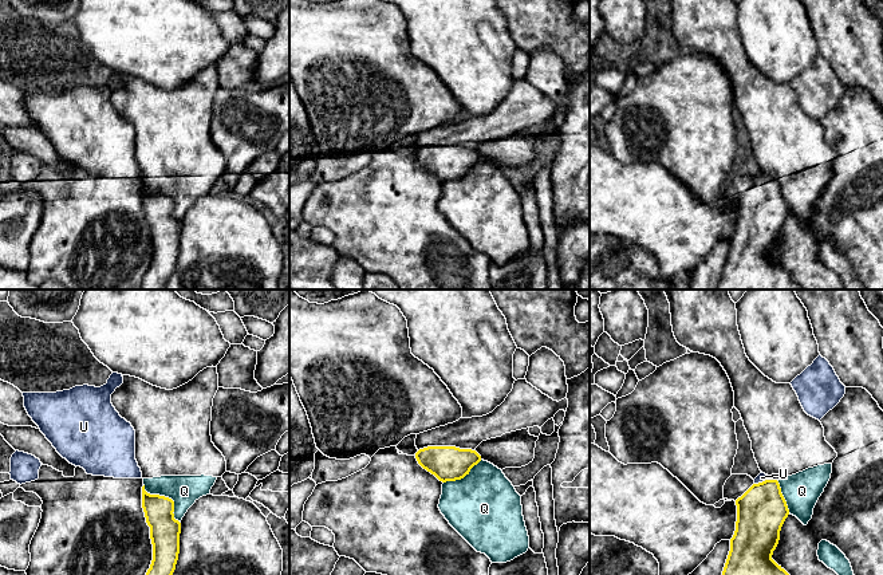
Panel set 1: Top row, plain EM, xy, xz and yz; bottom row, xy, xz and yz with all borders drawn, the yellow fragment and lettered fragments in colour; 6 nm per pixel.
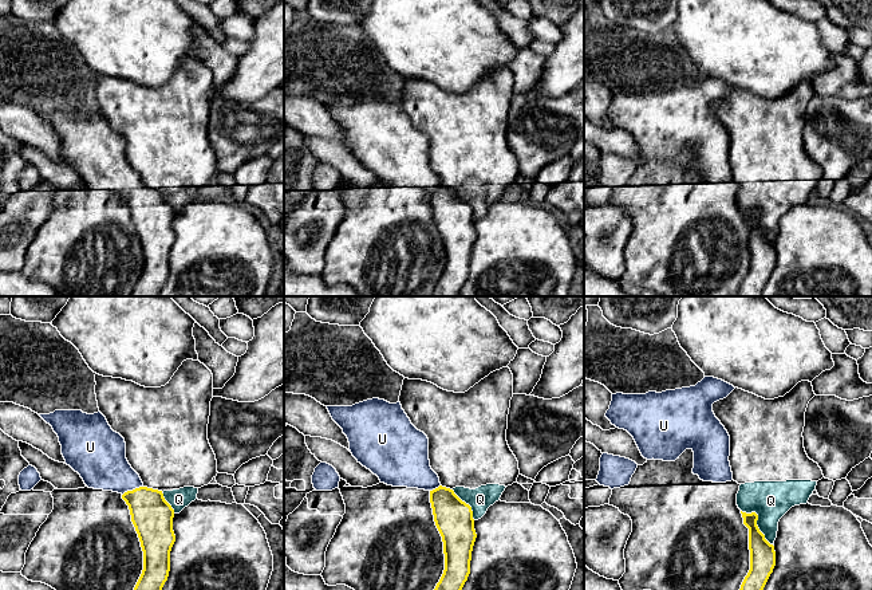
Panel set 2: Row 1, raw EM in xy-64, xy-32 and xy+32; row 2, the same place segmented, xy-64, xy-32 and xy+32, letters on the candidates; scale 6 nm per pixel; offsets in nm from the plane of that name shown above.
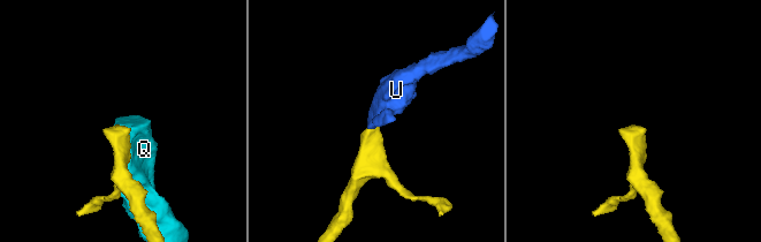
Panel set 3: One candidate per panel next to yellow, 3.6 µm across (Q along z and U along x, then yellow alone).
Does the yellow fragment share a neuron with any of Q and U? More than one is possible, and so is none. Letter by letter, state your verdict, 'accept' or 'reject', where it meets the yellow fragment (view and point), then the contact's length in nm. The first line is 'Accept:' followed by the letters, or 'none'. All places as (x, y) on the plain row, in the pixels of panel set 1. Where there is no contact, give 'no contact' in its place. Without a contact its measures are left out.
Accept: U
Q: reject | xy (168, 197) | 320 nm
U: accept | yz (761, 182) | 100 nm

